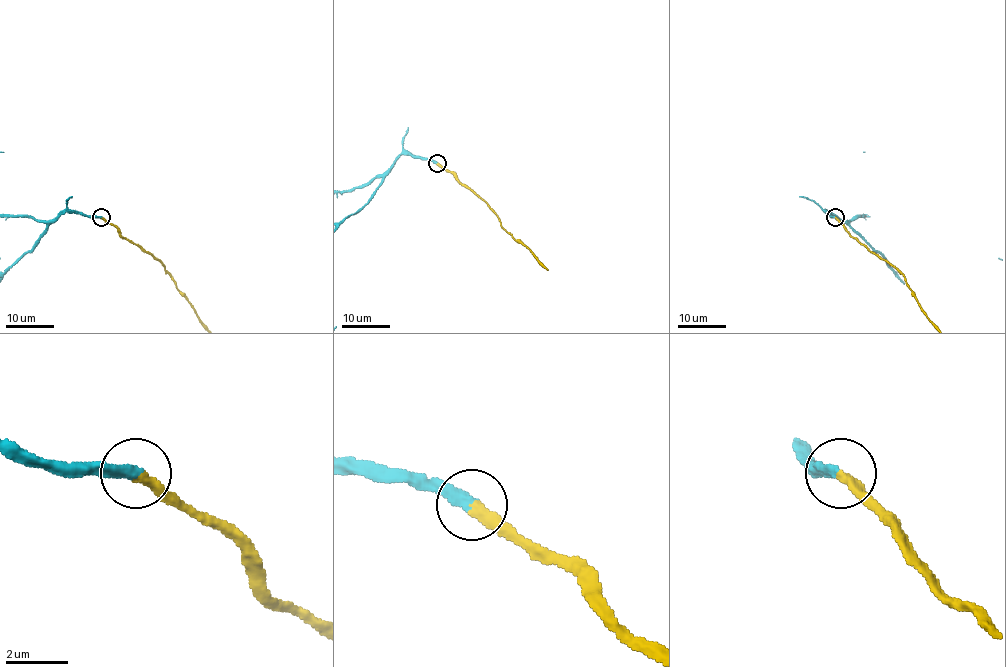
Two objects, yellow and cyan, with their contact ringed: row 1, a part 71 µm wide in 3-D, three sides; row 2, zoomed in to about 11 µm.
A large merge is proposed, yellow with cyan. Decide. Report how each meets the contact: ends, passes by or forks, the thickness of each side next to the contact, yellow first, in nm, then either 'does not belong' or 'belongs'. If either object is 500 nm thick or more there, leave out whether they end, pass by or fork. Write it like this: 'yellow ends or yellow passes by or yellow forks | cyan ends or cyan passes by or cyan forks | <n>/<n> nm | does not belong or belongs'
yellow ends | cyan ends | 320/320 nm | belongs

